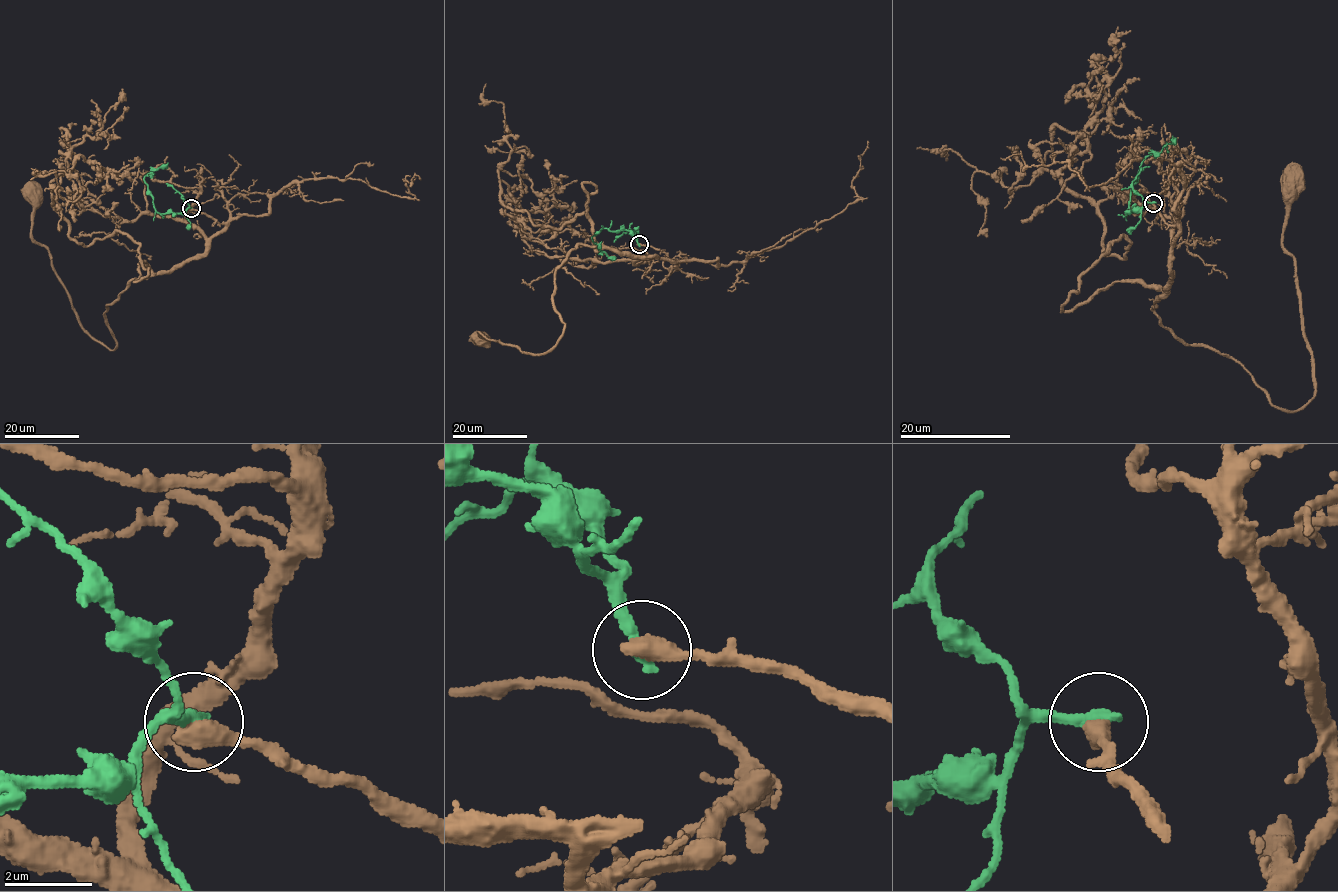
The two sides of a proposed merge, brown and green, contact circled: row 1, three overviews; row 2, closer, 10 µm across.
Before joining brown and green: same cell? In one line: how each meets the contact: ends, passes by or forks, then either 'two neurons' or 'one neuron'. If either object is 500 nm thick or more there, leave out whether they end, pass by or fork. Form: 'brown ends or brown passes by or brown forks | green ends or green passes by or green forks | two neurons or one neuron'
two neurons

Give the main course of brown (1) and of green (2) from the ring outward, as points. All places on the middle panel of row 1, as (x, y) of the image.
1: (639, 244), (672, 262), (574, 248), (556, 269), (562, 337), (543, 353), (480, 332), (480, 340)
2: (639, 244), (629, 231), (601, 229), (592, 239), (608, 256), (616, 257)

